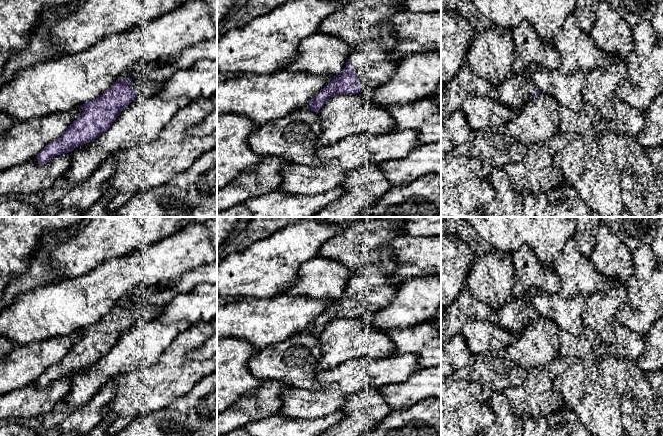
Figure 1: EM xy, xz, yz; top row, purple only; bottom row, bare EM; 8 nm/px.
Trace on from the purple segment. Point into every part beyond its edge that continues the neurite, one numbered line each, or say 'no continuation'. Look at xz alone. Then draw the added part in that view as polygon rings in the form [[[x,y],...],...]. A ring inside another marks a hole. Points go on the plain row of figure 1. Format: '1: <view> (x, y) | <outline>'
1: xz (374, 285) | [[[378,262],[354,270],[348,283],[355,293],[361,315],[372,314],[385,308],[392,300],[395,290],[404,281],[395,277],[396,265]]]

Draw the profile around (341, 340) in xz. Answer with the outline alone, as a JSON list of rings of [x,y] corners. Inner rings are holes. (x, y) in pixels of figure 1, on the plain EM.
[[[361,317],[331,321],[318,335],[321,355],[318,367],[331,369],[363,356],[393,356],[395,346],[383,330],[367,324]]]

